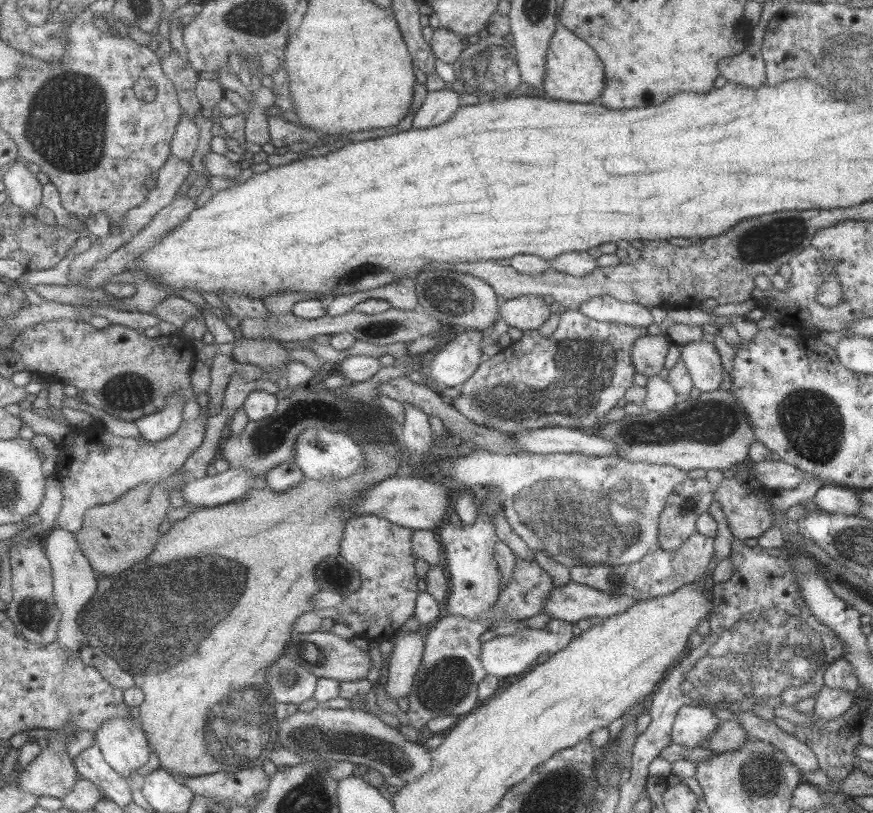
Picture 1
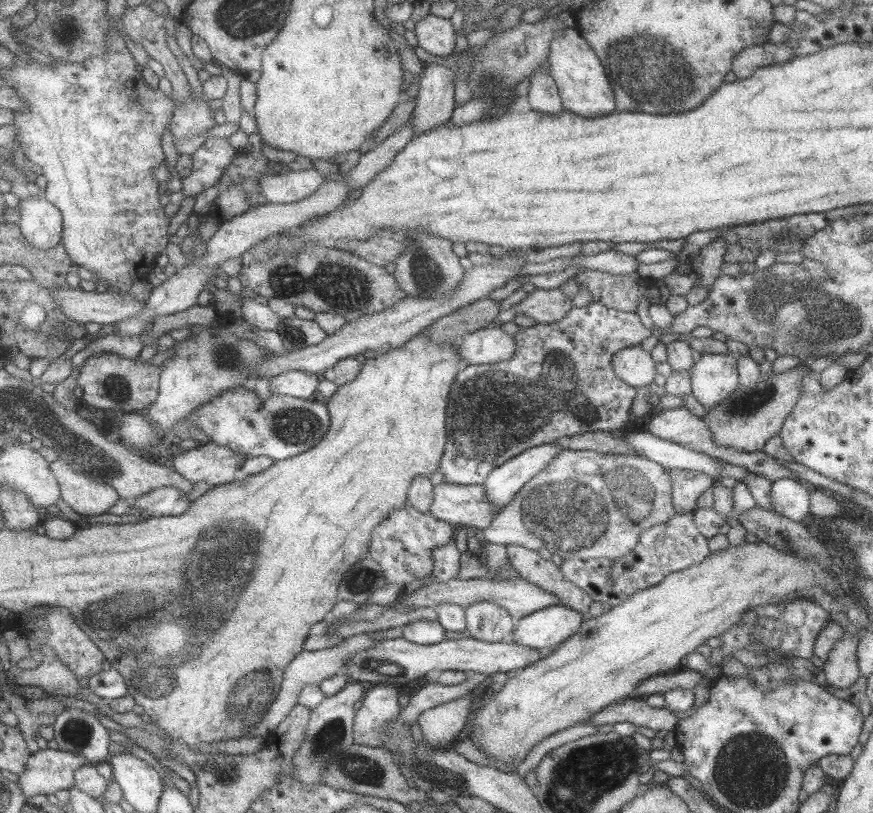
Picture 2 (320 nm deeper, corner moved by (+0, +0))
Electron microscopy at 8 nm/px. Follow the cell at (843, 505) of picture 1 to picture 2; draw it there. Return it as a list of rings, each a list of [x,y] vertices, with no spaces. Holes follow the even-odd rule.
[[[795,478],[770,481],[771,511],[793,522],[802,523],[809,516],[810,488]]]

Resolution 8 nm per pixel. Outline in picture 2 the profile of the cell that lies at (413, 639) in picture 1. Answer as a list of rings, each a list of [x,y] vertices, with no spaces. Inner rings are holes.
[[[375,683],[368,685],[361,699],[361,706],[354,712],[352,735],[355,743],[371,747],[381,747],[382,730],[386,724],[398,717],[396,687]]]

